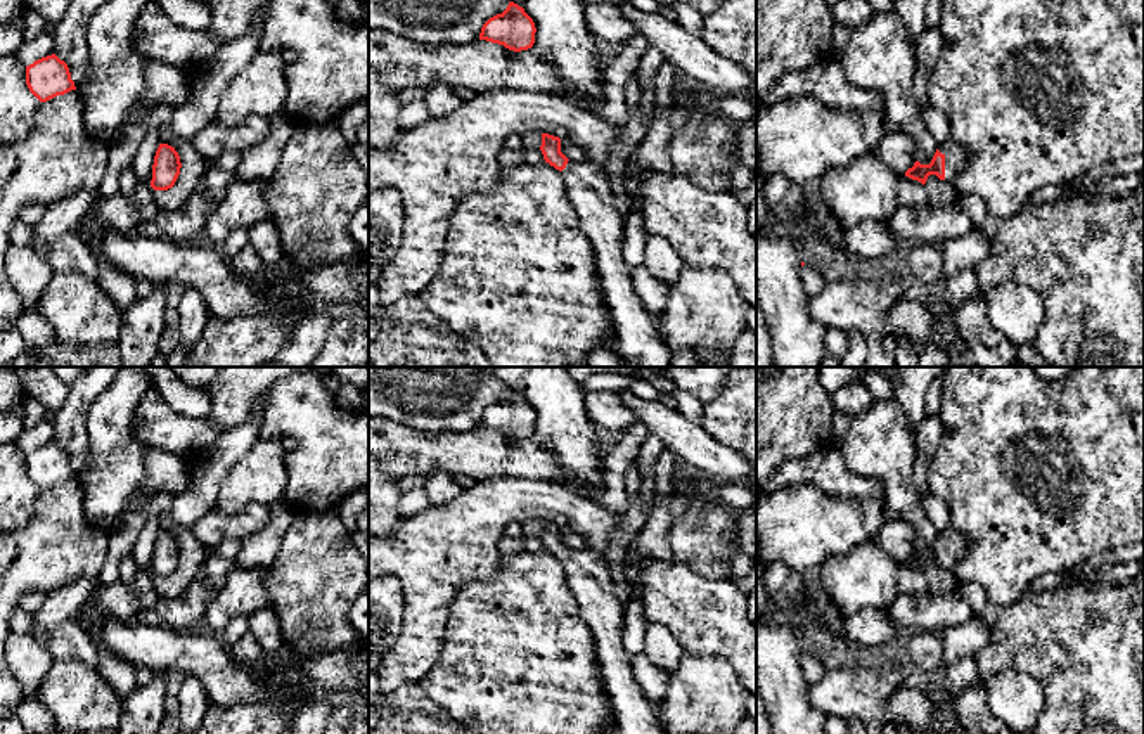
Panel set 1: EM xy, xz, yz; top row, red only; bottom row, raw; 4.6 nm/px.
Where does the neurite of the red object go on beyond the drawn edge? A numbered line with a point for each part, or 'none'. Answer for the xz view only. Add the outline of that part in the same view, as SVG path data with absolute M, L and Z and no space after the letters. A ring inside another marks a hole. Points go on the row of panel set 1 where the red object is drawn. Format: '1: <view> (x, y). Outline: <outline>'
1: xz (641, 341). Outline: M568 161L561 171L583 234L595 253L599 284L613 319L620 357L637 367L672 367L672 350L644 308L623 261L623 227L606 173Z

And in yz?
1: yz (956, 156). Outline: M950 138L938 145L938 151L945 156L945 180L952 182L969 159L969 151L957 145Z

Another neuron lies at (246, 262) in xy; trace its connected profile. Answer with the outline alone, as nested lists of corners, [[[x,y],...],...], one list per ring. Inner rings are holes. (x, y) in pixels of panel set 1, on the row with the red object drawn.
[[[251,244],[244,246],[239,253],[227,258],[227,261],[235,274],[246,277],[247,280],[260,277],[267,270],[267,267],[263,265],[261,258]]]

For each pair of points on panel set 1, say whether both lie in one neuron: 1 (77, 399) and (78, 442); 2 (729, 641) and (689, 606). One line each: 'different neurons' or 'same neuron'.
1: same neuron
2: same neuron

